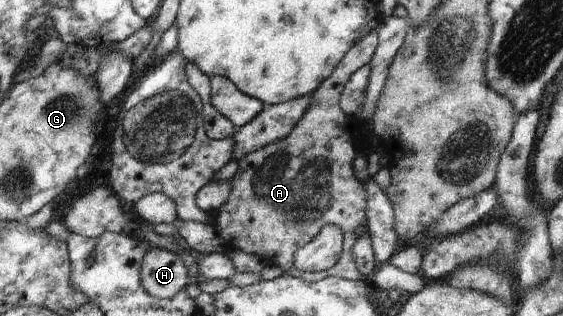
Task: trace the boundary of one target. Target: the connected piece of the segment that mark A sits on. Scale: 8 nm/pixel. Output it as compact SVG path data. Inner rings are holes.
M375 28L345 53L333 73L314 91L305 115L285 139L244 155L238 161L239 171L230 179L231 195L215 212L213 220L228 249L239 248L245 253L259 255L267 266L279 266L291 277L309 283L331 276L364 279L353 260L353 233L366 218L366 203L372 191L355 177L353 159L362 152L366 138L360 134L363 123L341 111L339 98L351 75L363 65L369 65L378 43ZM327 225L335 225L343 231L339 261L324 272L299 271L293 265L295 252Z

